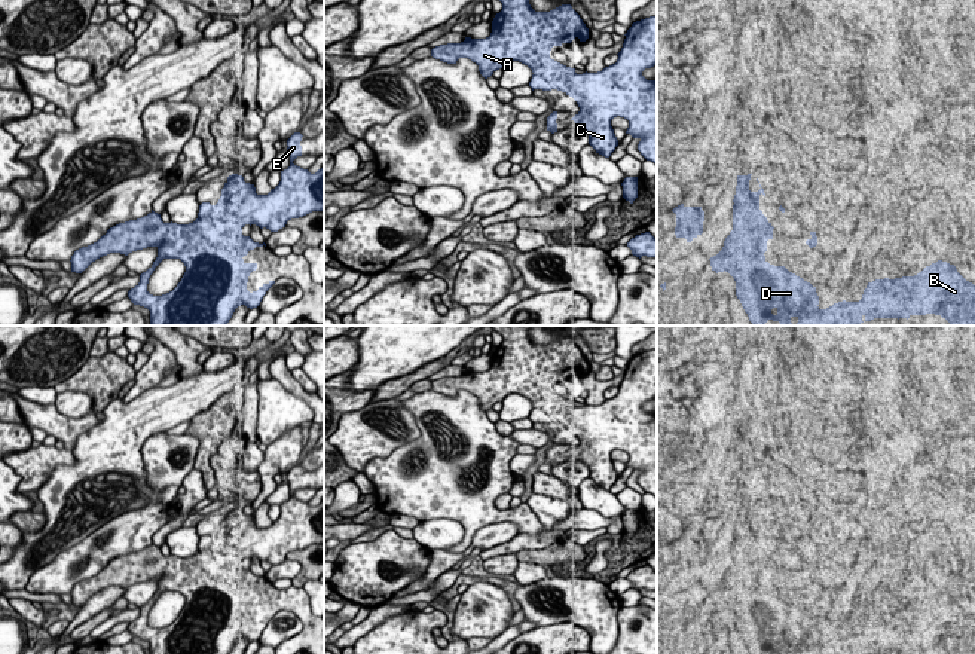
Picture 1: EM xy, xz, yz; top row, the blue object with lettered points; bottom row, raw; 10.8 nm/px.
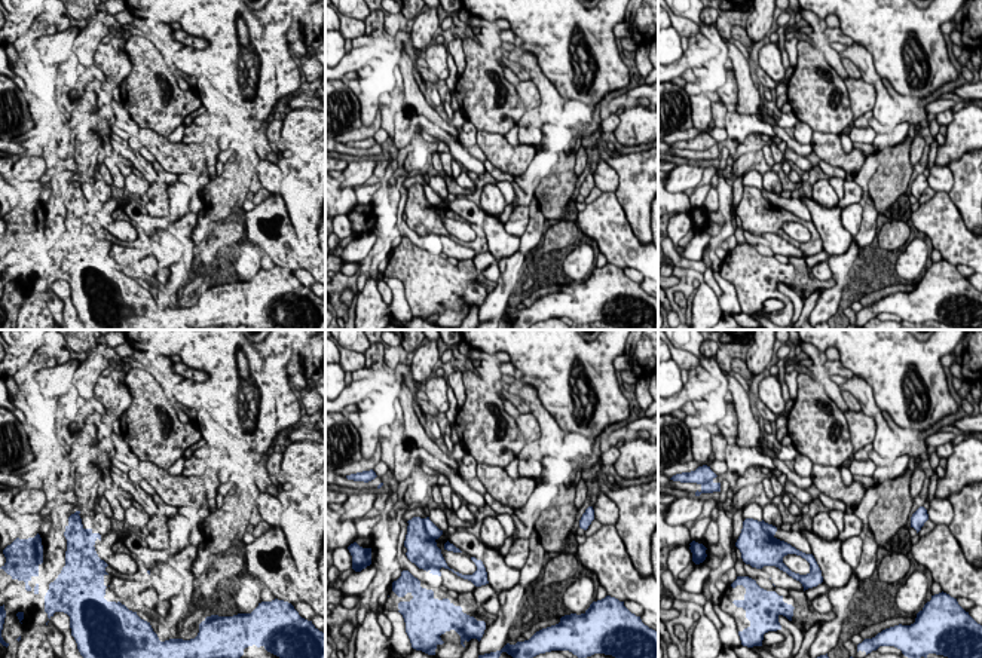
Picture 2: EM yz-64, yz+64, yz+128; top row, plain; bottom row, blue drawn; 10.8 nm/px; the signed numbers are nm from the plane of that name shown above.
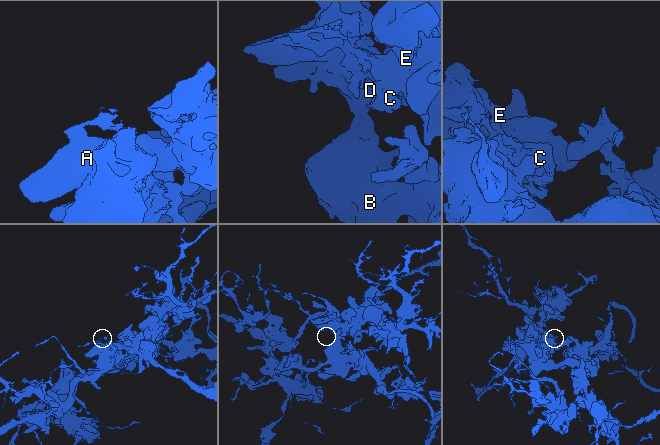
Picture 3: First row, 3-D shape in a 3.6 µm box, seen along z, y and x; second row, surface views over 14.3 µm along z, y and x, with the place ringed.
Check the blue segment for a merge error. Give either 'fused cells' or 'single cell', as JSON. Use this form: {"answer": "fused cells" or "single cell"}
{"answer": "single cell"}

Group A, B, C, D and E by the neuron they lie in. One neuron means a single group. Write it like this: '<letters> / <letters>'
A B C D E

